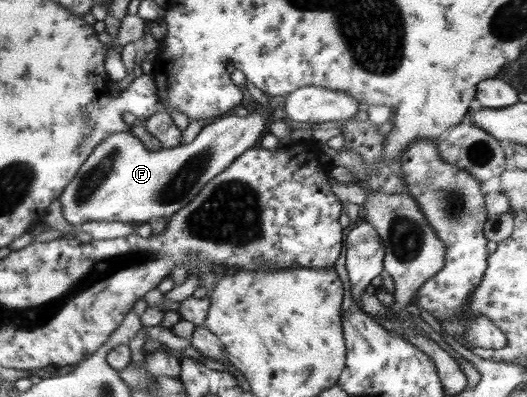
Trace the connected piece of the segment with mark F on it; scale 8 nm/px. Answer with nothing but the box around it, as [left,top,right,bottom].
[58,111,266,226]

